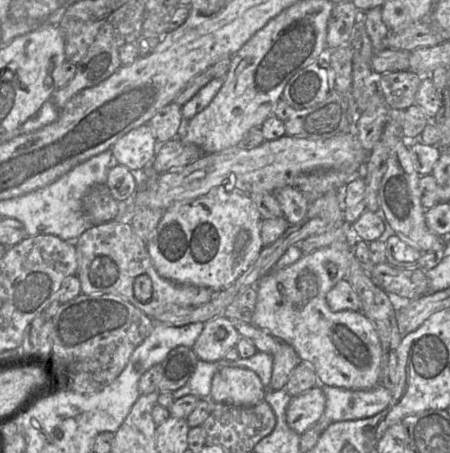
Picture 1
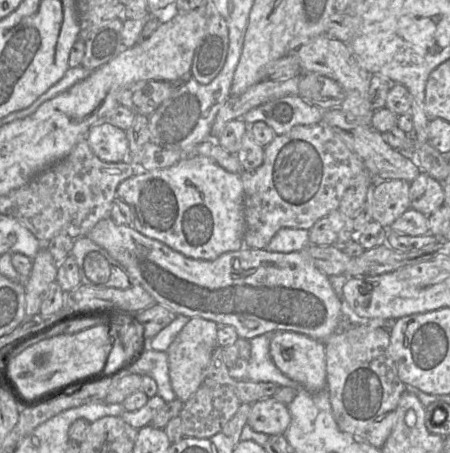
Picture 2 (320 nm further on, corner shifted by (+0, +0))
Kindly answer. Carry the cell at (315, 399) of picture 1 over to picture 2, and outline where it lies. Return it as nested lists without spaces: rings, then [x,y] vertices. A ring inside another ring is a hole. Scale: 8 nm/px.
[[[273,397],[253,403],[247,420],[254,431],[267,435],[285,434],[290,423],[288,405]]]

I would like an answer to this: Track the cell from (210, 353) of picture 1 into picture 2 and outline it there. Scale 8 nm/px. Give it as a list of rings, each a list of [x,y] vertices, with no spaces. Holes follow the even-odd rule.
[[[190,318],[177,334],[168,350],[169,376],[172,389],[180,401],[185,403],[203,385],[205,372],[214,350],[218,347],[219,326],[203,318]]]

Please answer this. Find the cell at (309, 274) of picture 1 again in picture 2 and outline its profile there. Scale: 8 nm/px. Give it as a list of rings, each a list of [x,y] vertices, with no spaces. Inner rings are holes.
[[[111,218],[100,220],[86,236],[121,263],[156,303],[176,315],[203,318],[218,326],[232,326],[240,338],[251,340],[266,333],[291,331],[325,341],[338,331],[339,320],[344,314],[344,303],[336,295],[329,277],[304,252],[279,253],[243,247],[238,251],[226,252],[212,261],[198,260],[186,257],[133,227],[118,225]]]

